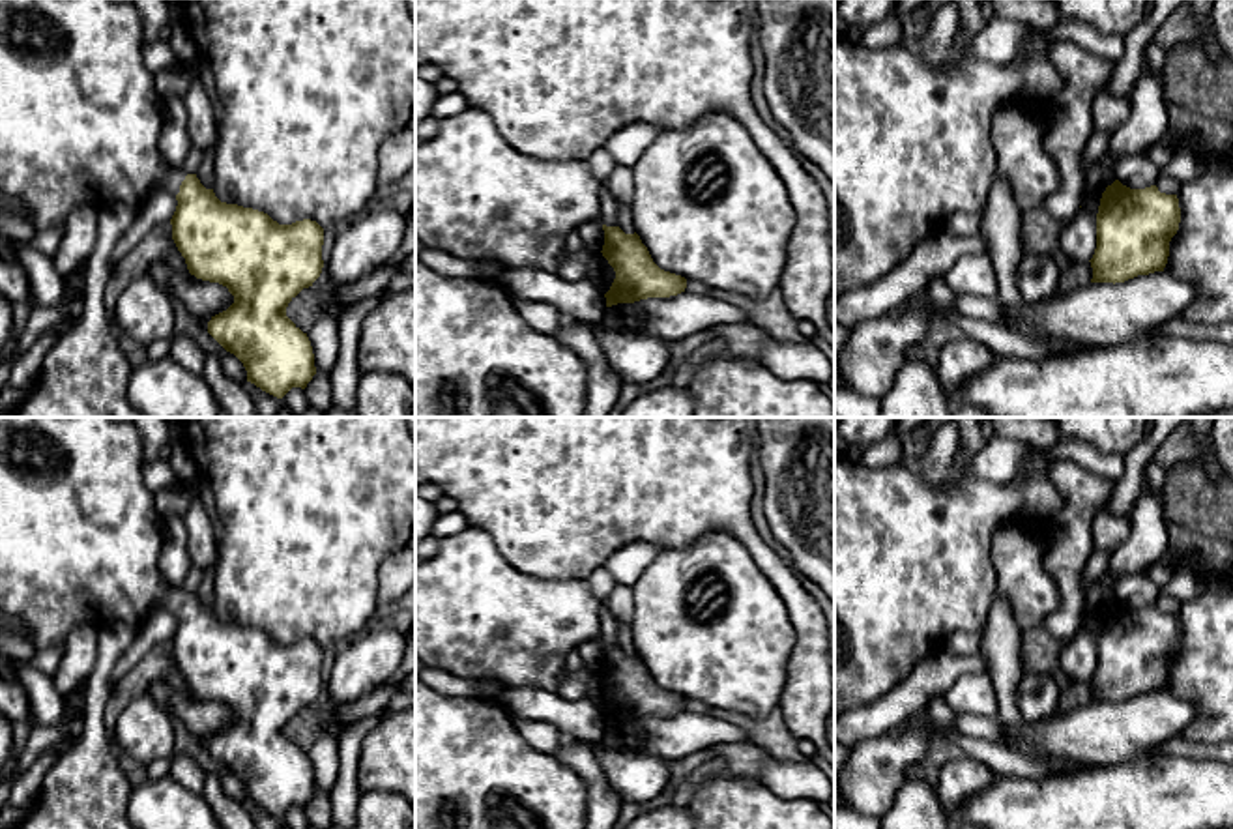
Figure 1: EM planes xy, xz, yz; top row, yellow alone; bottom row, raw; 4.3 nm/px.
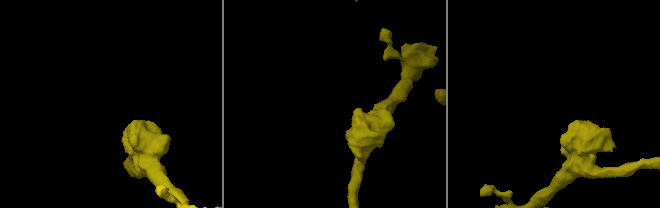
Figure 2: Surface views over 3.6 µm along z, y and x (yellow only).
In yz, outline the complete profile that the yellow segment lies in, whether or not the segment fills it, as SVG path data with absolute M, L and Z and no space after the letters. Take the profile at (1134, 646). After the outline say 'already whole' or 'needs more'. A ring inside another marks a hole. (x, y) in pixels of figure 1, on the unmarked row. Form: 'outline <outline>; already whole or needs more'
outline M1115 599L1102 612L1096 633L1091 702L1115 704L1164 691L1179 642L1177 614L1160 612L1156 604L1130 608Z; already whole

